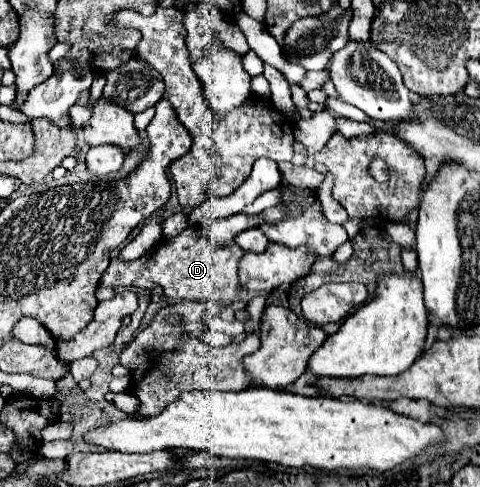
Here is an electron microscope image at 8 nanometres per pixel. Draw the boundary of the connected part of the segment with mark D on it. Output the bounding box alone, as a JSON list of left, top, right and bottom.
[101,226,243,302]

